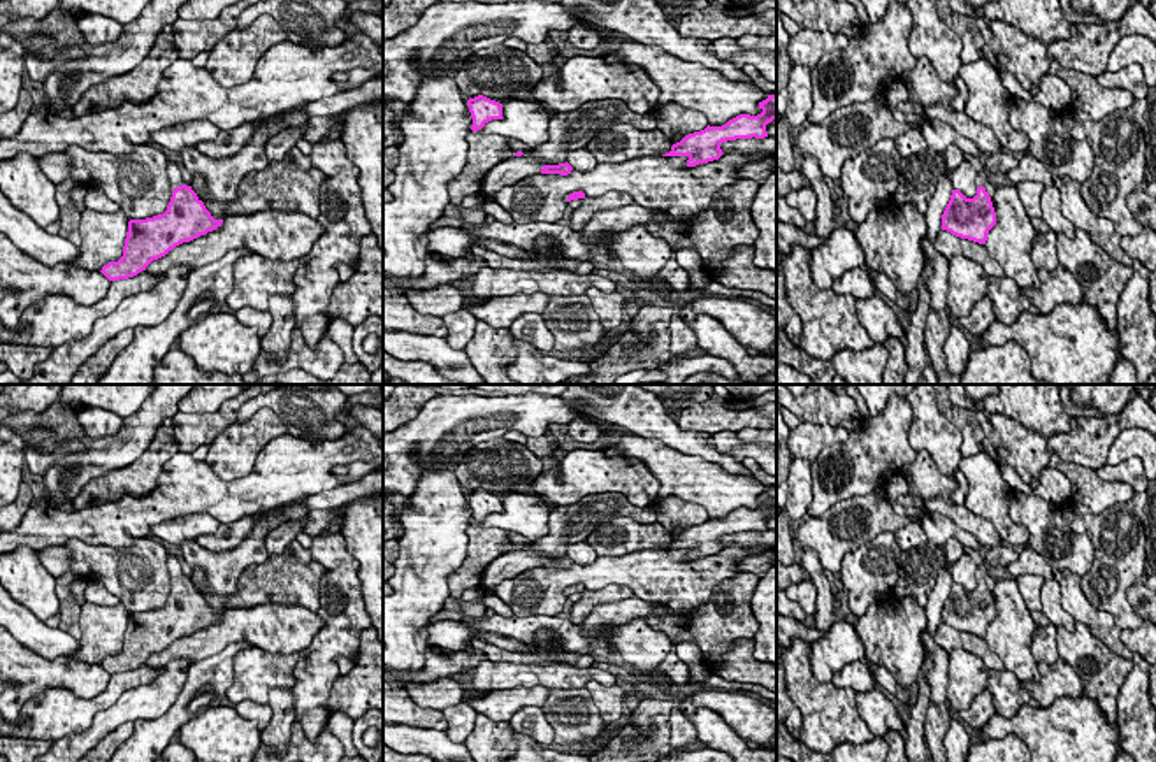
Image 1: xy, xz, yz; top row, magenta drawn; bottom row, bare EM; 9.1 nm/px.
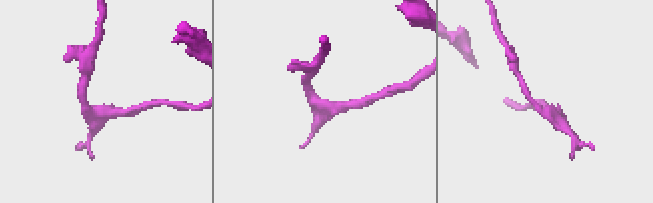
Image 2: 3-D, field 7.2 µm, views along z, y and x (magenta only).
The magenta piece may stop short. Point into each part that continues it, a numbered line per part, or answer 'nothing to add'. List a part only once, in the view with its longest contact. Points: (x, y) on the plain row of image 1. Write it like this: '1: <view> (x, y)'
1: xy (173, 564)

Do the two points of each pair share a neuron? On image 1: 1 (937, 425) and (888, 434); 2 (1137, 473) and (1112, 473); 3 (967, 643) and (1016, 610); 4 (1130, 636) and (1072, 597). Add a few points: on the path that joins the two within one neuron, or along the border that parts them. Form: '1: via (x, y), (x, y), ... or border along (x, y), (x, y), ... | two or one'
1: border along (909, 402), (912, 409), (909, 445), (916, 452) | two
2: via (1132, 473), (1118, 473) | one
3: border along (982, 638), (1005, 668) | two
4: border along (1119, 631), (1119, 639), (1135, 652) | two

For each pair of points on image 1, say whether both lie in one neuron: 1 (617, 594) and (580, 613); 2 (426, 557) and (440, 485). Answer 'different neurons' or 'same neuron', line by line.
1: same neuron
2: same neuron

